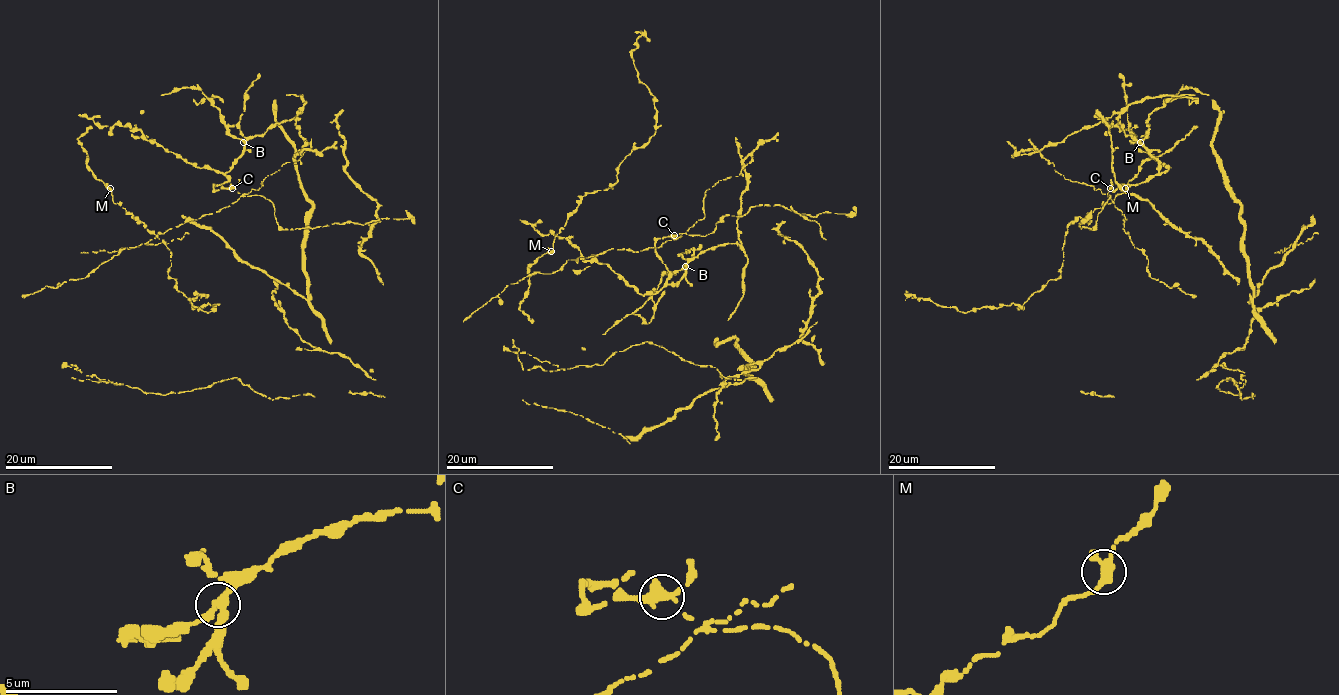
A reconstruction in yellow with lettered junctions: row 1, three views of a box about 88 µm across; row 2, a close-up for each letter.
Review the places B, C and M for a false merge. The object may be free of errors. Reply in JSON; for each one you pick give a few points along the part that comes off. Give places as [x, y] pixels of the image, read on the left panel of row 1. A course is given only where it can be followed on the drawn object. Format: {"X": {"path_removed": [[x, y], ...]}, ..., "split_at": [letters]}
{"split_at": ["C"]}

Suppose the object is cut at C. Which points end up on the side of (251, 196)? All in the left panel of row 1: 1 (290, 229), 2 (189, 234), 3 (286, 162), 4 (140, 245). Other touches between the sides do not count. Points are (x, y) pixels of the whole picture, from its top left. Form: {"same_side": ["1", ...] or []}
{"same_side": ["1", "2", "3", "4"]}

